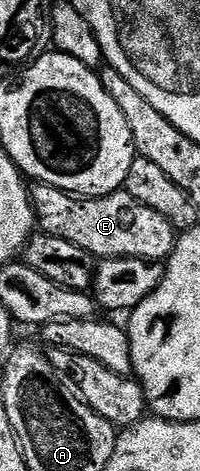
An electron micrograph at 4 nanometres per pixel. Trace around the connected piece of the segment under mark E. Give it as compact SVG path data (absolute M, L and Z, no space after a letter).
M30 186L30 202L34 206L36 226L41 233L60 236L84 248L95 259L144 258L151 264L161 263L174 250L176 231L160 212L152 212L140 200L132 200L125 189L103 198L79 198L55 186Z

